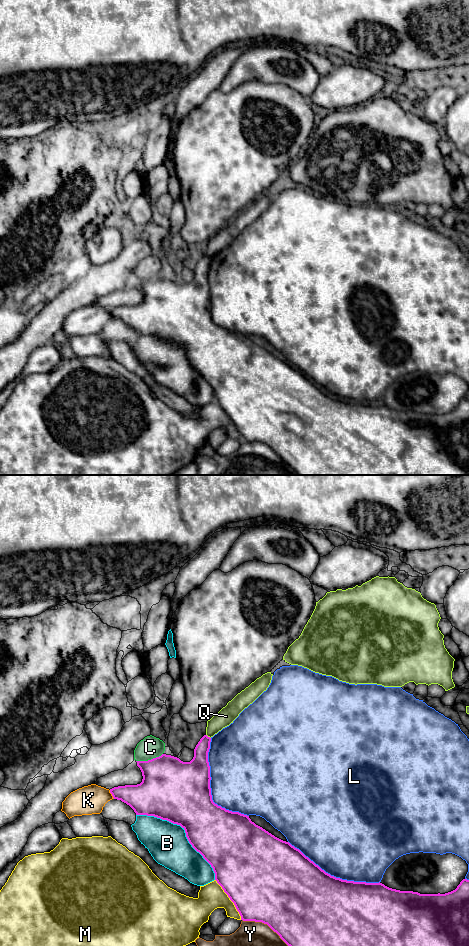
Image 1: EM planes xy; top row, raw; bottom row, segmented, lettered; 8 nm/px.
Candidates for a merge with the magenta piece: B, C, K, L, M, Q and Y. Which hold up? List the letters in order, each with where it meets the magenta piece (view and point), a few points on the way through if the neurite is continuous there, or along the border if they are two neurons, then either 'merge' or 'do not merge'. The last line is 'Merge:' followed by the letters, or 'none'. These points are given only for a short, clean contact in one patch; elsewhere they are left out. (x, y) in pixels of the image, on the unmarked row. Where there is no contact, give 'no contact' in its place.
B: xy (185, 351) | do not merge
C: xy (149, 280) | do not merge
K: xy (111, 313) | do not merge
L: xy (209, 307) | do not merge
M: xy (230, 419) | do not merge
Q: xy (207, 256) | along xy (206, 254), (210, 258) | do not merge
Y: xy (270, 447) | do not merge
Merge: none

